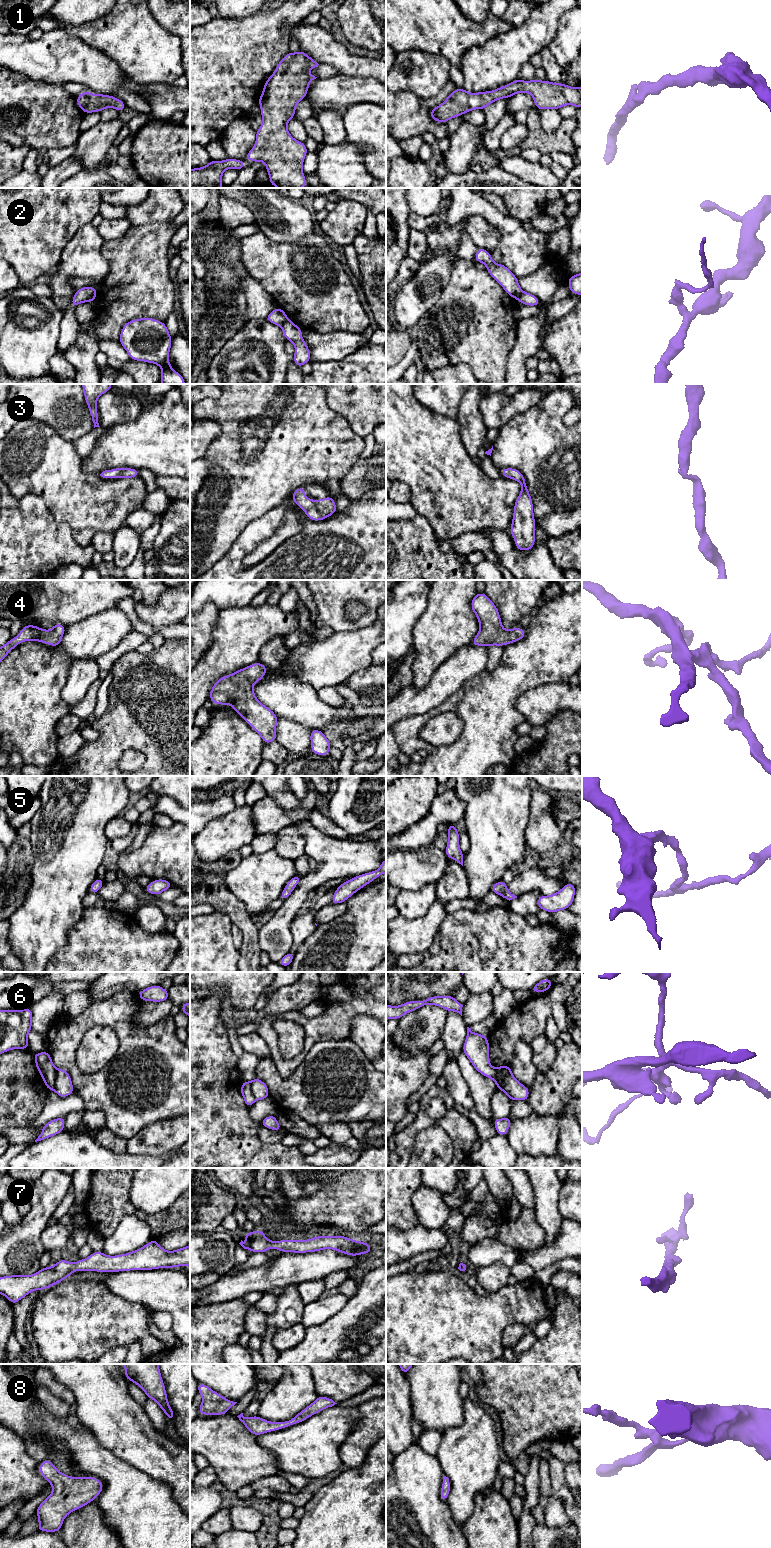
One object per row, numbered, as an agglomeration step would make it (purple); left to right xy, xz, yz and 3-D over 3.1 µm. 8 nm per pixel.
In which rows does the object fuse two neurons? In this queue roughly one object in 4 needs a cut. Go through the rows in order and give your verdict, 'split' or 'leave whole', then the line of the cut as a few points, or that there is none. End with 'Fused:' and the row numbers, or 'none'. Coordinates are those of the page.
1: leave whole; no cut
2: split; cut in xz along (288, 319), (281, 326)
3: leave whole; no cut
4: leave whole; no cut
5: leave whole; no cut
6: split; cut in yz along (492, 1067), (496, 1078), (502, 1083), (502, 1088), (515, 1100)
7: leave whole; no cut
8: leave whole; no cut
Fused: 2, 6

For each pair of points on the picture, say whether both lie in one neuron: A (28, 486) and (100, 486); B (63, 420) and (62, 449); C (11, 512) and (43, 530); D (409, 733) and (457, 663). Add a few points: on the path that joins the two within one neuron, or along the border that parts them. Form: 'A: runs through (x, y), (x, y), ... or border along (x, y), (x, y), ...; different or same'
A: runs through (46, 486), (82, 486); same
B: border along (44, 422), (65, 439), (72, 442); different
C: runs through (19, 520), (29, 530), (35, 530); same
D: border along (441, 703), (425, 713), (409, 716), (398, 721); different

